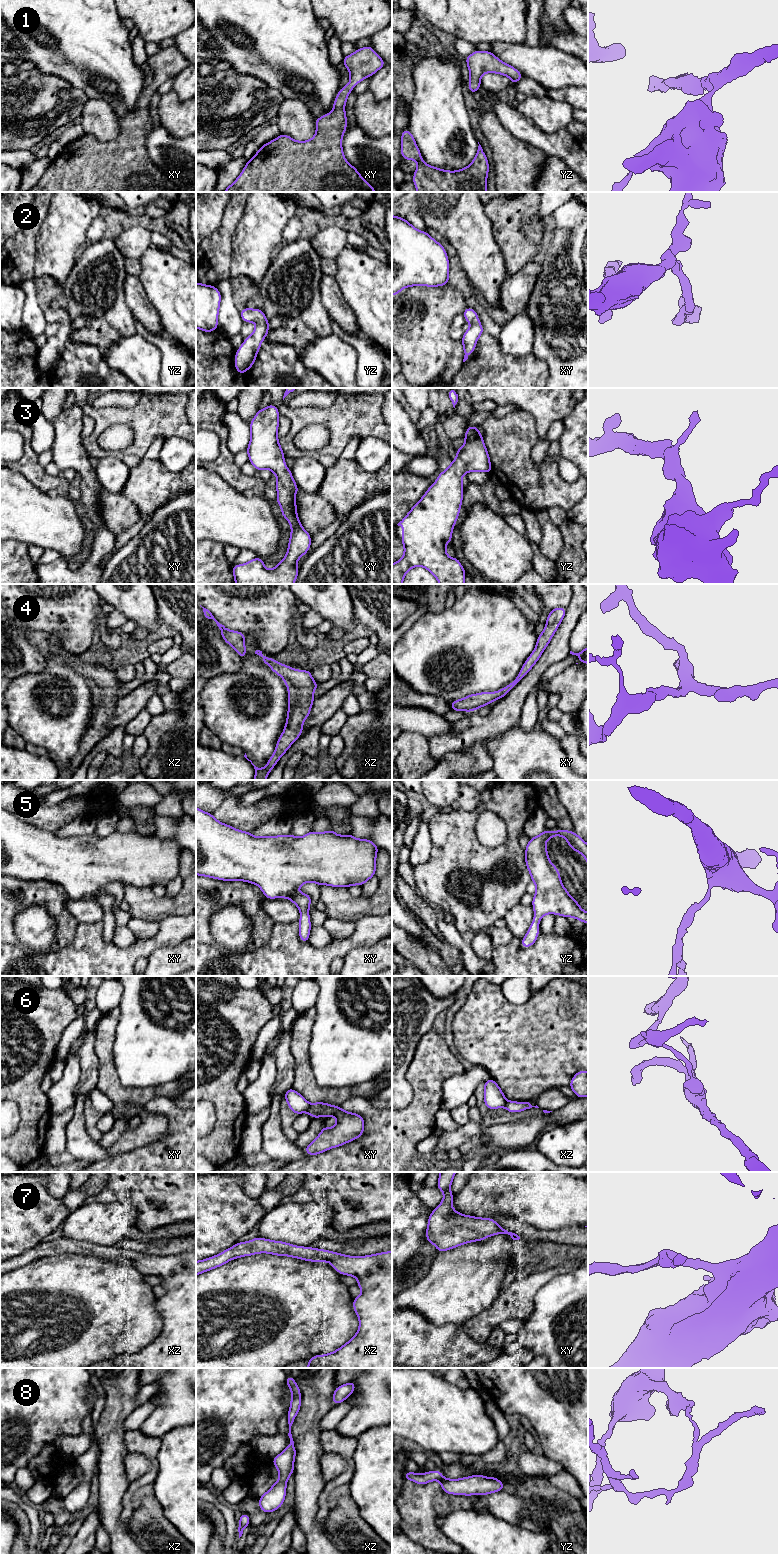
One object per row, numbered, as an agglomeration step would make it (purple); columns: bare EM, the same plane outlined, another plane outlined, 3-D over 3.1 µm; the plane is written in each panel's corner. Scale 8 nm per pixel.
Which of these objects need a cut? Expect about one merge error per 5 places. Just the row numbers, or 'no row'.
6

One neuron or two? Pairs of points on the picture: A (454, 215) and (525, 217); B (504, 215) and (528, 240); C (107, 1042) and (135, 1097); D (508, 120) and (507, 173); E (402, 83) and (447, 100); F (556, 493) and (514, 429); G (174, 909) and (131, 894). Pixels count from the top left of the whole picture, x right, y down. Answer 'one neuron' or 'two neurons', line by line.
A: two neurons
B: one neuron
C: one neuron
D: two neurons
E: two neurons
F: one neuron
G: one neuron

